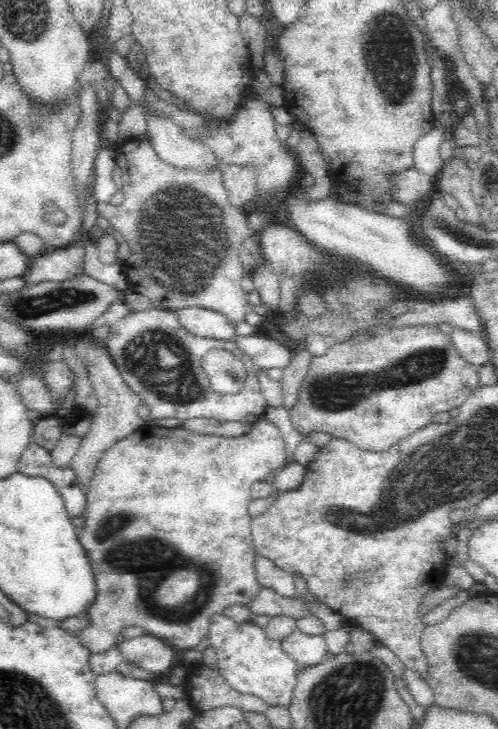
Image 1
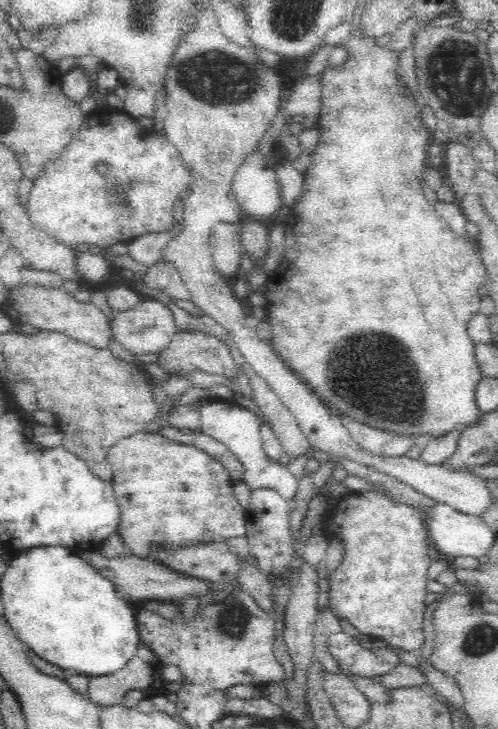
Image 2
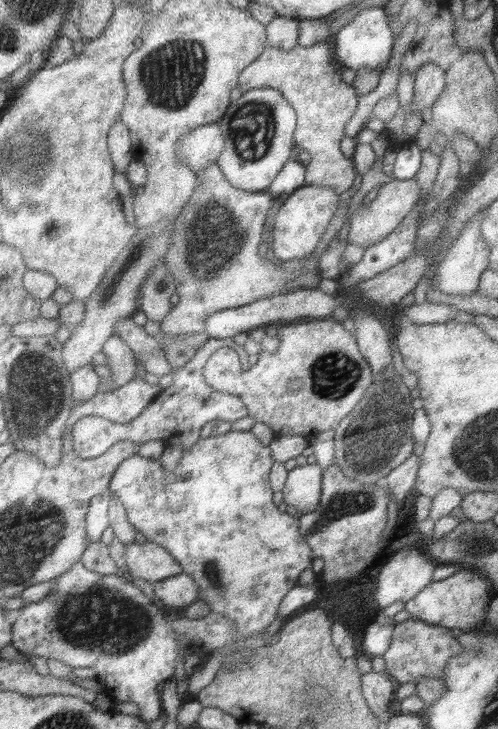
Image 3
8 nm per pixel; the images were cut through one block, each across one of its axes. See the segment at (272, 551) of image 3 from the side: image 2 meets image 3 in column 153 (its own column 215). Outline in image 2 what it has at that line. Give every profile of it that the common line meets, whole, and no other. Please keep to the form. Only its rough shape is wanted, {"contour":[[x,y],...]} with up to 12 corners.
{"contour":[[140,432],[106,452],[136,558],[246,536],[228,470]]}

